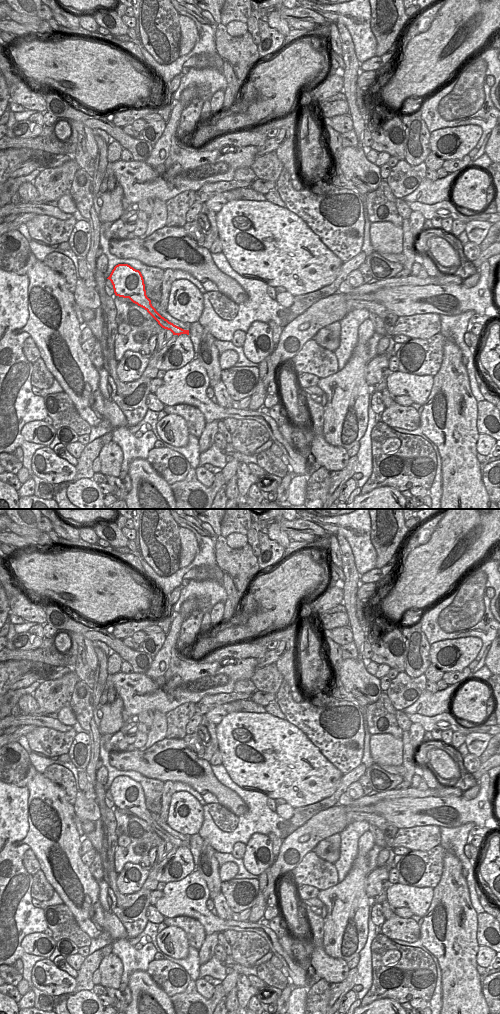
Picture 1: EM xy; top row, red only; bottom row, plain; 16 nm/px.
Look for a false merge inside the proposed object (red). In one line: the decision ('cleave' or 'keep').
keep

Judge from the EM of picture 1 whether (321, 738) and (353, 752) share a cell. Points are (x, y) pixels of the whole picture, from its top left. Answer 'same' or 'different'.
same

